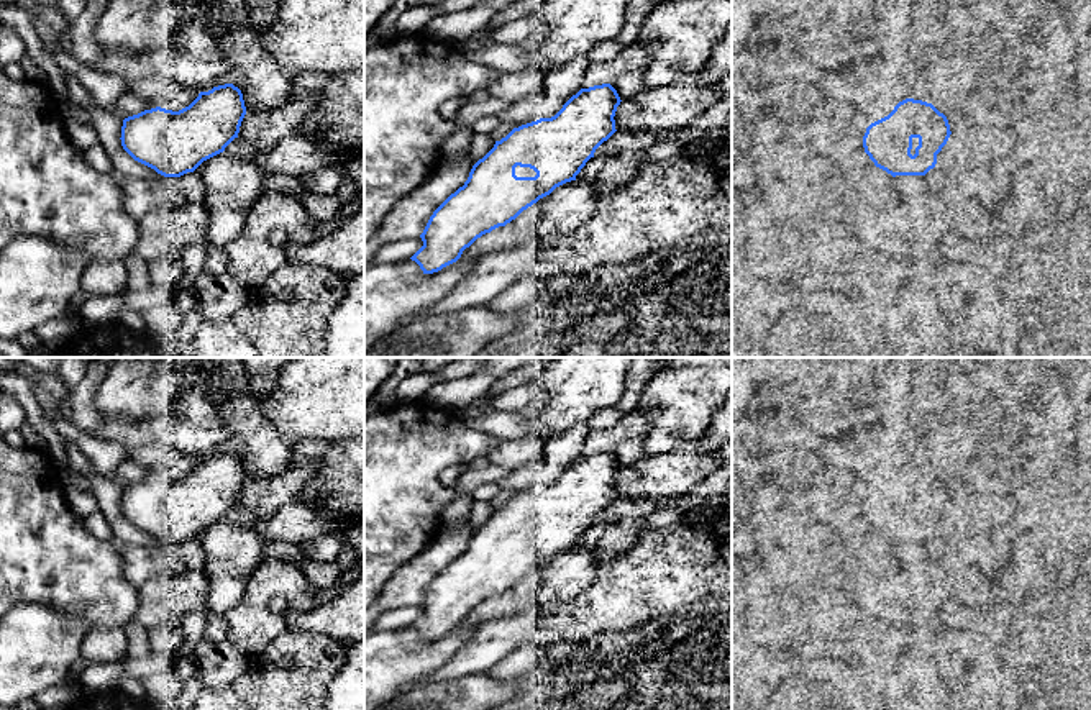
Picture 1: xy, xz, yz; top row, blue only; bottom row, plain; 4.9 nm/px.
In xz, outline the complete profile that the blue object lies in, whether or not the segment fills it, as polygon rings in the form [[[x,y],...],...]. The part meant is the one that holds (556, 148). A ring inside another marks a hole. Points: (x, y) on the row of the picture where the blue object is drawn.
[[[610,84],[581,89],[551,118],[514,128],[479,159],[463,187],[451,193],[430,216],[420,234],[423,246],[410,257],[423,274],[456,262],[477,238],[515,220],[523,210],[550,195],[556,187],[576,180],[596,149],[615,130],[620,97]]]

